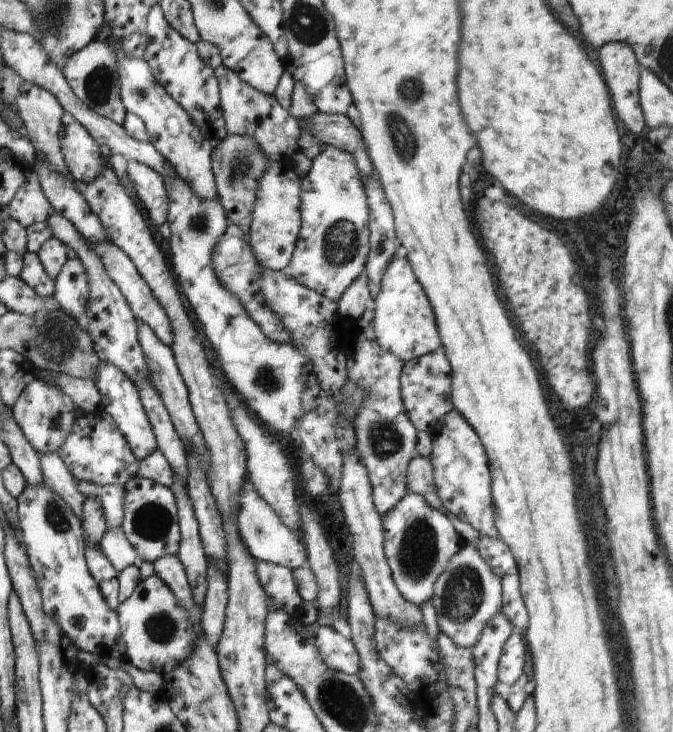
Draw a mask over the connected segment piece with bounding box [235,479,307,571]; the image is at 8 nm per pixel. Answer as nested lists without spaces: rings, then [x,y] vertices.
[[[249,479],[243,482],[243,487],[239,492],[239,509],[235,514],[235,523],[241,541],[255,560],[285,566],[291,571],[304,566],[306,563],[307,550],[305,549],[304,540],[298,536],[296,531],[290,530],[281,521],[281,518],[272,510],[272,507],[257,494]]]

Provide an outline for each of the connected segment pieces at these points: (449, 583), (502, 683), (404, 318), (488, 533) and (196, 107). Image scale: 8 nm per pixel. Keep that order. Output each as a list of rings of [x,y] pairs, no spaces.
[[[464,543],[461,549],[450,559],[446,570],[435,582],[430,602],[434,605],[442,635],[450,638],[457,647],[471,649],[481,632],[487,627],[487,624],[496,618],[503,608],[502,581],[495,572],[492,572],[487,561],[481,557],[481,554],[474,546],[470,545],[470,543]]]
[[[517,630],[506,640],[502,656],[498,663],[498,682],[495,684],[495,691],[504,700],[509,697],[510,688],[520,678],[526,662],[526,646],[522,635]]]
[[[406,257],[393,258],[384,271],[380,290],[375,296],[373,327],[378,344],[402,362],[430,354],[441,345],[434,311],[423,286],[420,286]]]
[[[452,409],[447,412],[442,418],[442,428],[437,434],[431,433],[432,450],[428,458],[433,466],[433,481],[436,487],[439,499],[443,502],[445,509],[451,515],[457,516],[462,522],[468,522],[476,530],[479,530],[480,535],[485,537],[499,537],[499,532],[496,530],[494,518],[494,505],[491,495],[491,474],[488,468],[488,457],[478,435],[474,429],[466,422],[466,419],[456,410]]]
[[[154,3],[148,12],[146,37],[143,58],[148,62],[154,78],[188,113],[204,139],[214,144],[220,142],[227,135],[227,130],[224,111],[220,108],[219,82],[213,68],[200,58],[195,44],[188,42],[166,22],[159,3]]]

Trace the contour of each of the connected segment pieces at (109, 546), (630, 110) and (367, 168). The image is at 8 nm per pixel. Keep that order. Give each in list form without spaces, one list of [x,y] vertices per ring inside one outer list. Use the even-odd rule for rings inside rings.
[[[121,527],[108,528],[99,543],[104,556],[116,572],[123,572],[128,566],[134,565],[137,553],[134,546],[128,542],[126,534]]]
[[[622,42],[606,43],[599,48],[598,54],[601,64],[600,68],[602,68],[605,83],[610,90],[611,104],[616,116],[624,122],[628,130],[632,130],[634,134],[644,136],[647,126],[639,101],[641,68],[637,63],[634,49]]]
[[[316,113],[309,119],[299,120],[300,126],[318,137],[326,146],[347,150],[356,161],[362,180],[369,179],[374,170],[364,144],[361,133],[350,118],[341,114]]]

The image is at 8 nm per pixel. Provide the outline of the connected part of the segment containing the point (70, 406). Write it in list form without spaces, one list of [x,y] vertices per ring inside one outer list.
[[[39,378],[22,390],[11,412],[26,441],[38,454],[57,453],[60,446],[68,440],[77,417],[77,407],[72,398],[64,394],[60,388],[46,384]]]

